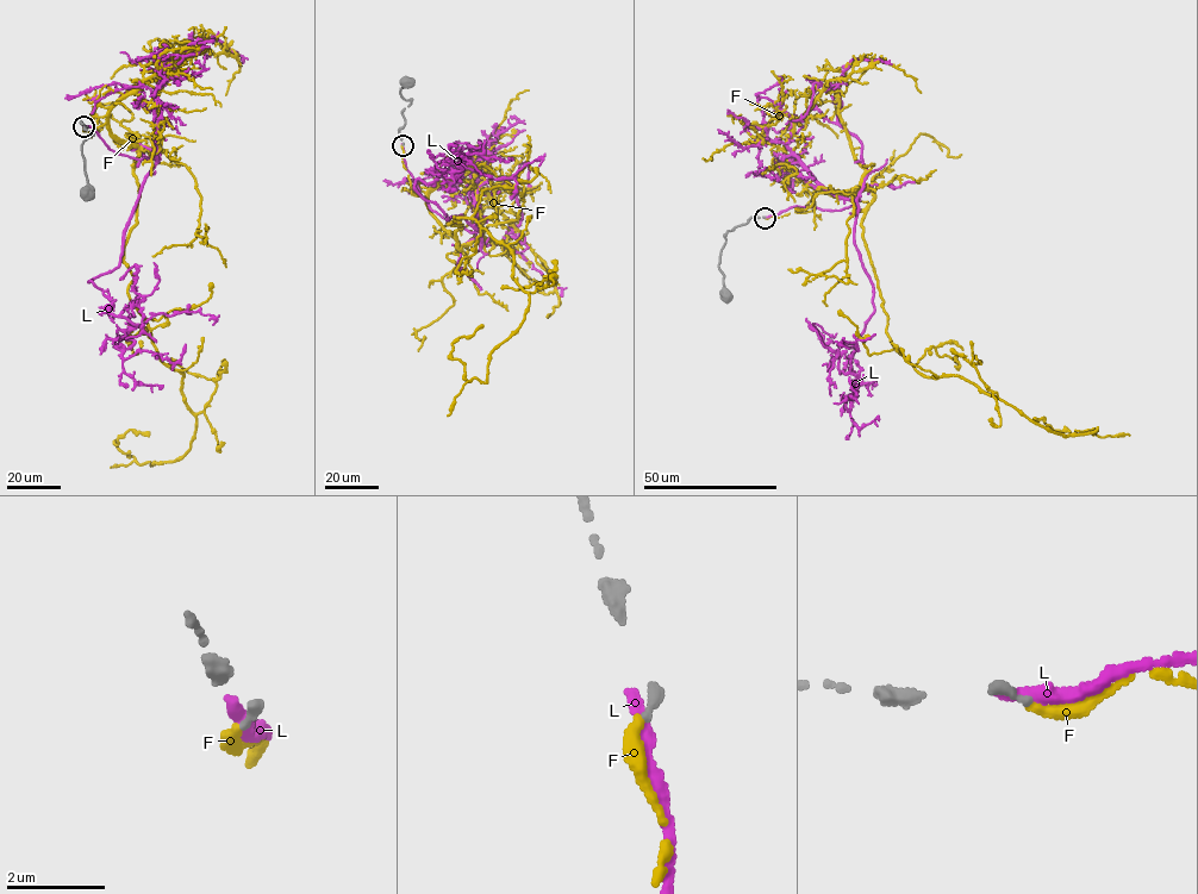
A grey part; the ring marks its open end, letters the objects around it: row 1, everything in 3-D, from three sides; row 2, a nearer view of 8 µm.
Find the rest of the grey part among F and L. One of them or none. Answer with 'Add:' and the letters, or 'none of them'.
Add: F

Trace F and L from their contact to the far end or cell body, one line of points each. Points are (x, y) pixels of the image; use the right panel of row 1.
F: (765, 218), (813, 211), (816, 191), (869, 191), (862, 239), (894, 349), (1052, 431), (1097, 427), (1034, 422)
L: (765, 217), (858, 195), (874, 311), (846, 344), (840, 373), (861, 381), (849, 411), (849, 376)

